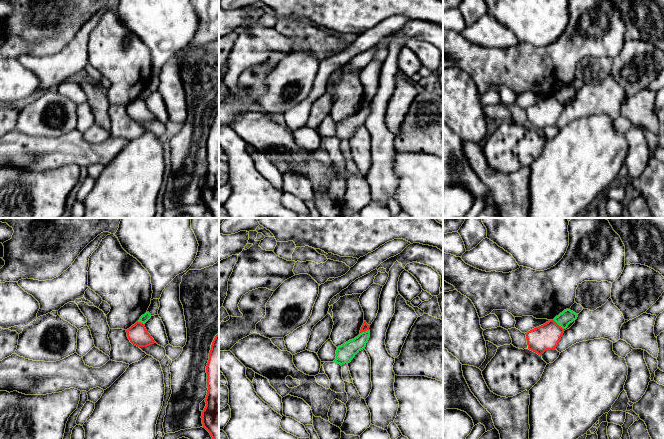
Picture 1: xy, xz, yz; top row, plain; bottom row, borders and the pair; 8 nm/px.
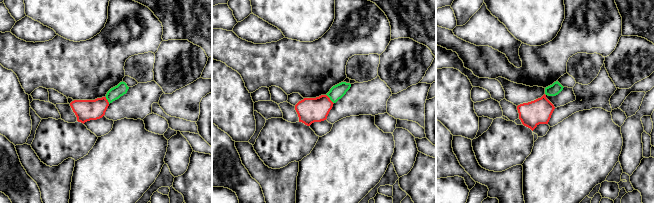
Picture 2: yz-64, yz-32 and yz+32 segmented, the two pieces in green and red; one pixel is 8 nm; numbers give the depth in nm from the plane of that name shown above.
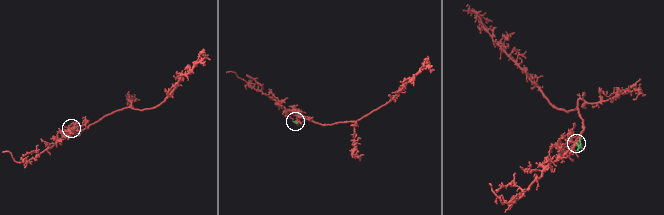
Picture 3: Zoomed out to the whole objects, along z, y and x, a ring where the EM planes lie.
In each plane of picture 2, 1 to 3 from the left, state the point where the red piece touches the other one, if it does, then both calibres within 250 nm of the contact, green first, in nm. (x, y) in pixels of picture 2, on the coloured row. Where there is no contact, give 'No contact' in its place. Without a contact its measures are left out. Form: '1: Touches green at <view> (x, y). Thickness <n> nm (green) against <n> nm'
1: Touches green at yz-64 (107, 99). Thickness 100 nm (green) against 180 nm
2: Touches green at yz-32 (330, 99). Thickness 110 nm (green) against 200 nm
3: No contact

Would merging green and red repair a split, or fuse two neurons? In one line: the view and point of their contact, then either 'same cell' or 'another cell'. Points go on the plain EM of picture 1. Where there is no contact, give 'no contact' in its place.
contact yz (558, 100); another cell

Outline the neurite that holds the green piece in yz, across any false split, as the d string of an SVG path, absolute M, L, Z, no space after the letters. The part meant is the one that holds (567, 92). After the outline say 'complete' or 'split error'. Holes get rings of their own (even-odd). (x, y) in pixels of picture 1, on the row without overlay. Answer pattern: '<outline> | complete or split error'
M566 85L558 92L556 92L554 94L554 97L563 105L566 105L570 99L572 99L574 96L577 95L577 93L578 93L578 90L571 87L570 85Z | complete

